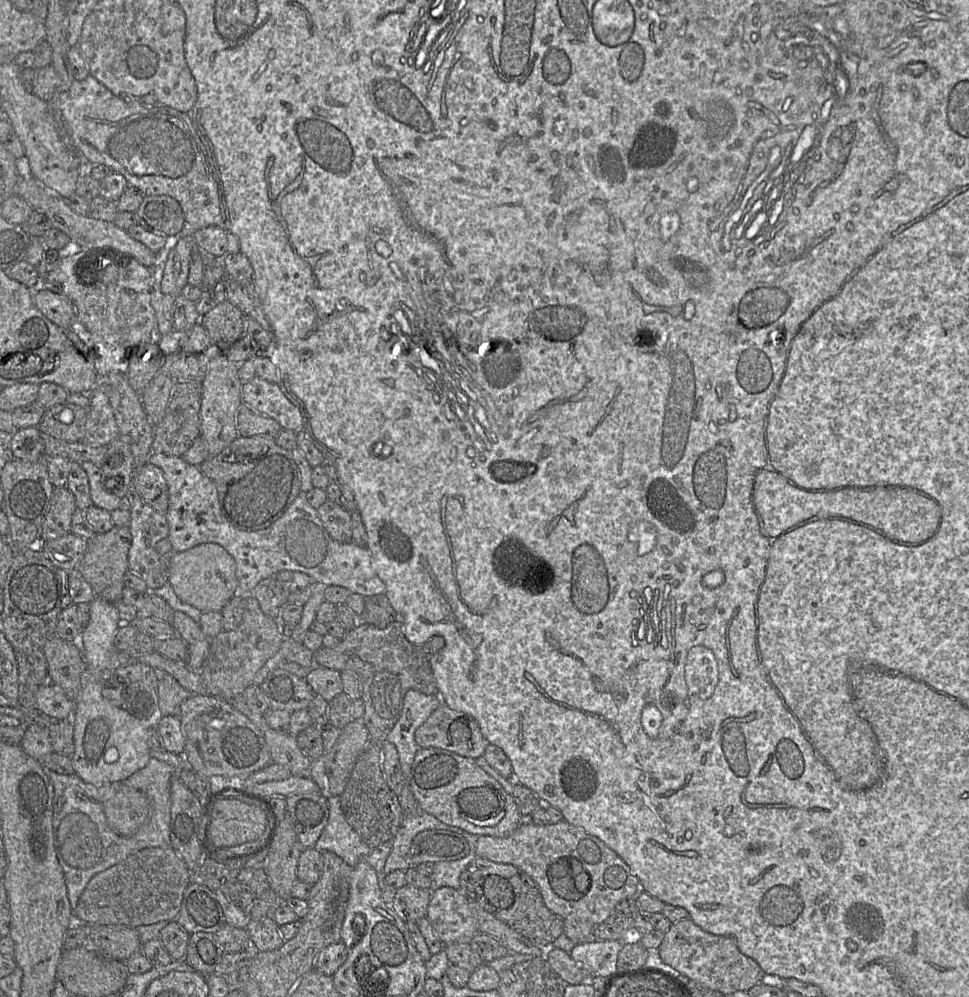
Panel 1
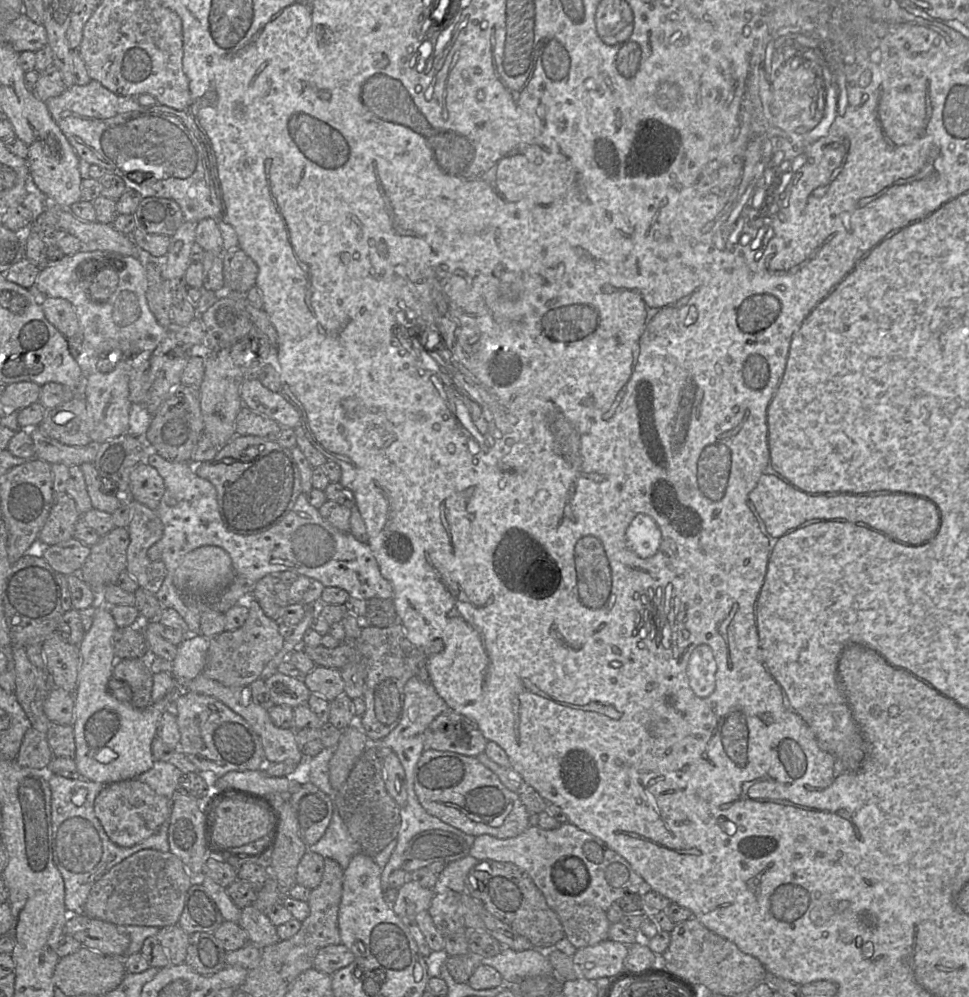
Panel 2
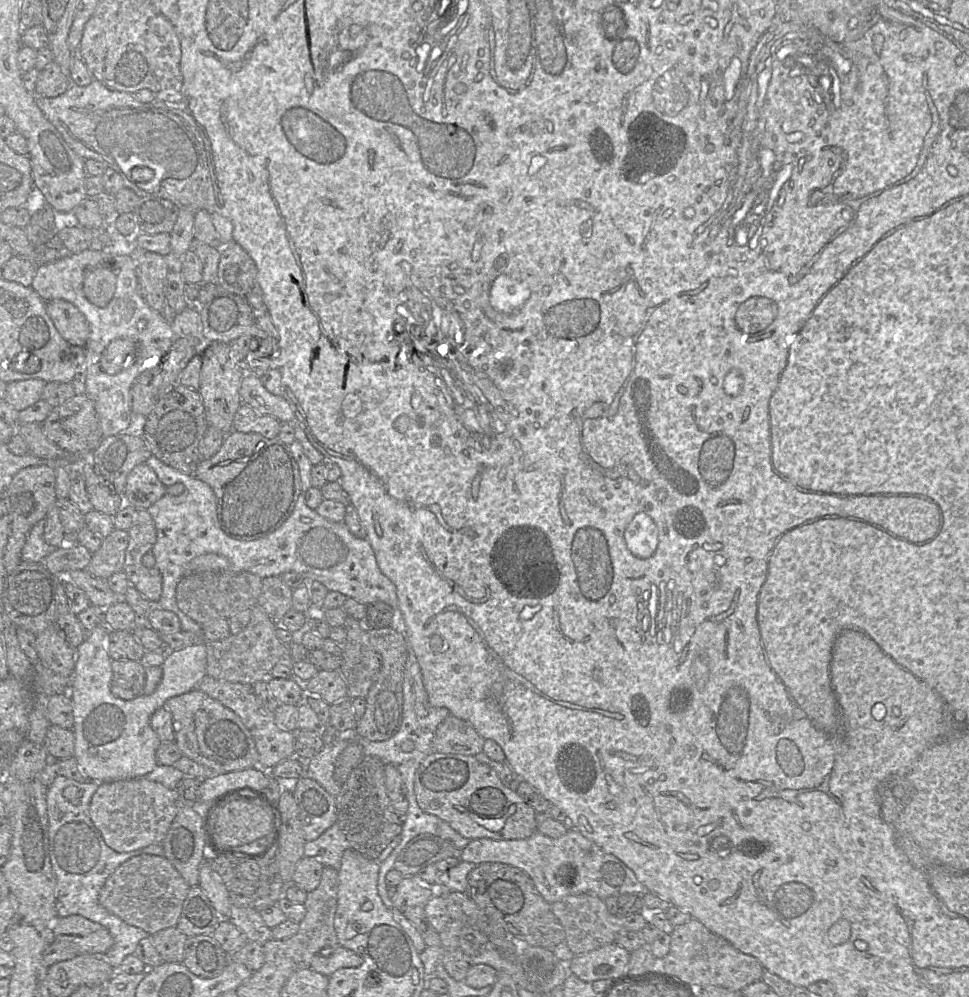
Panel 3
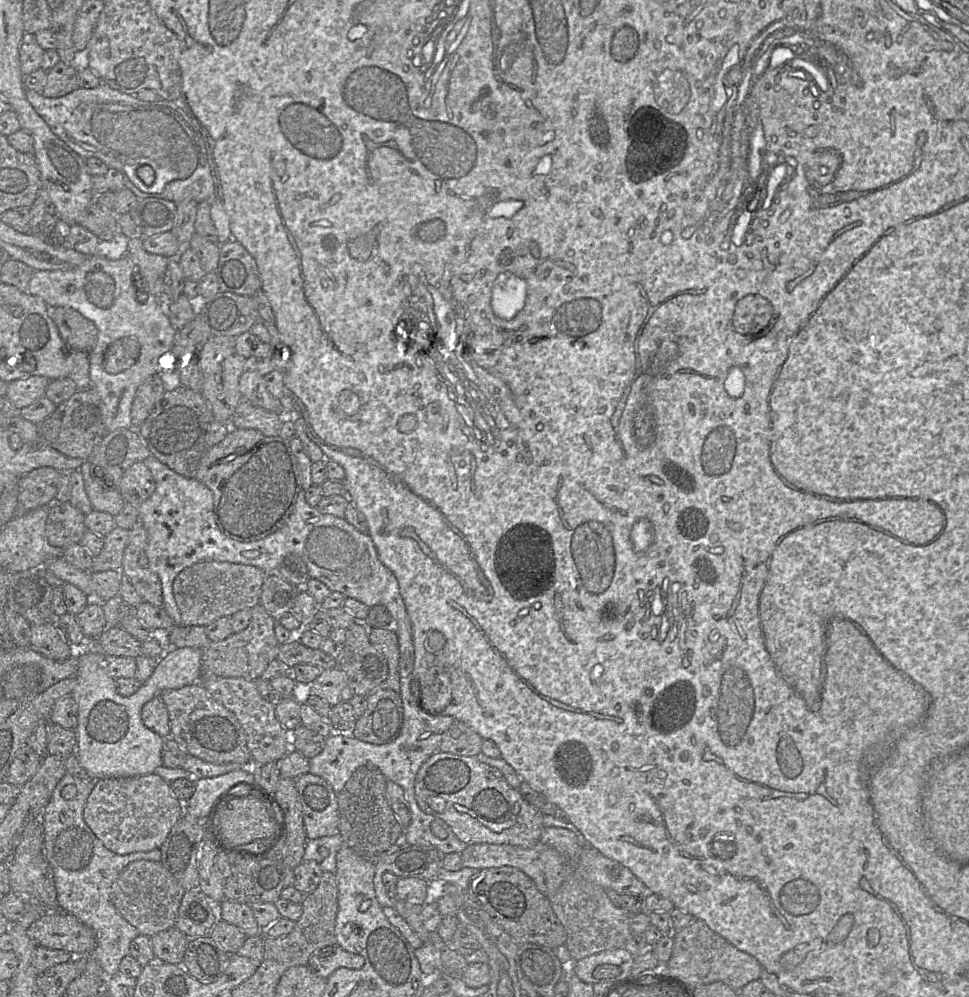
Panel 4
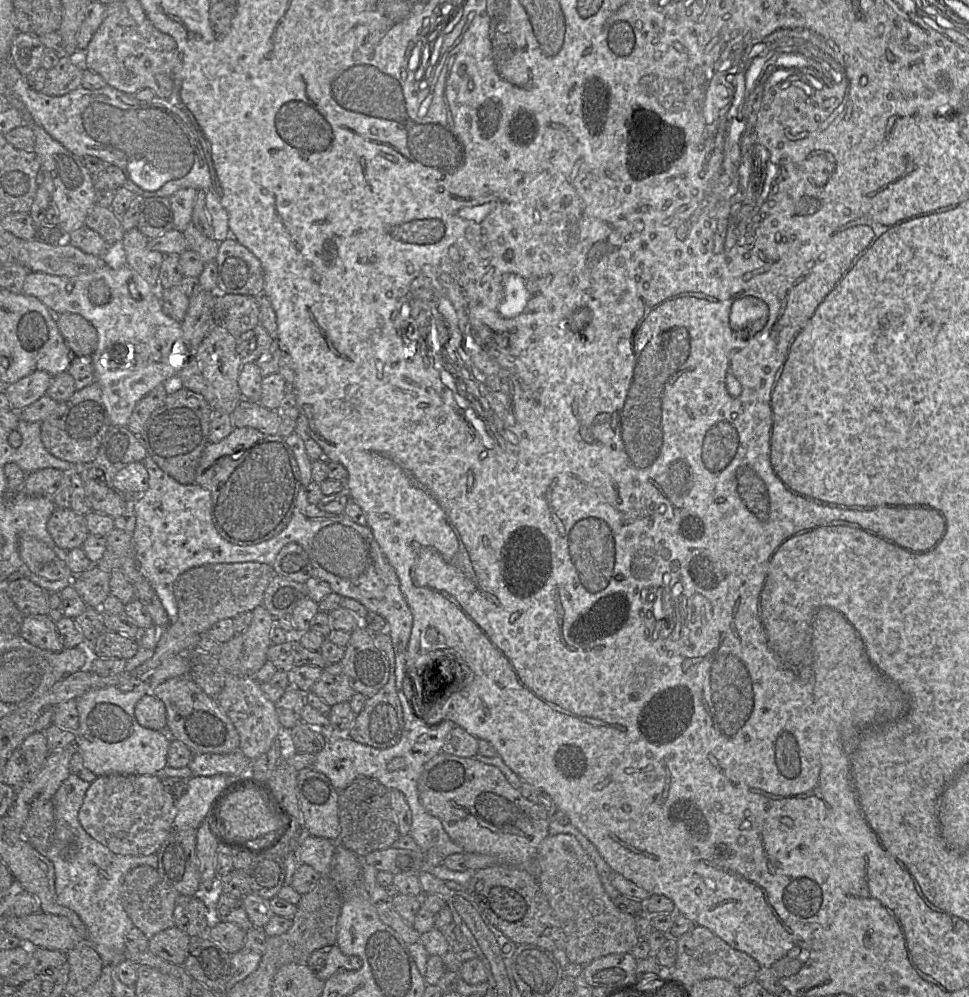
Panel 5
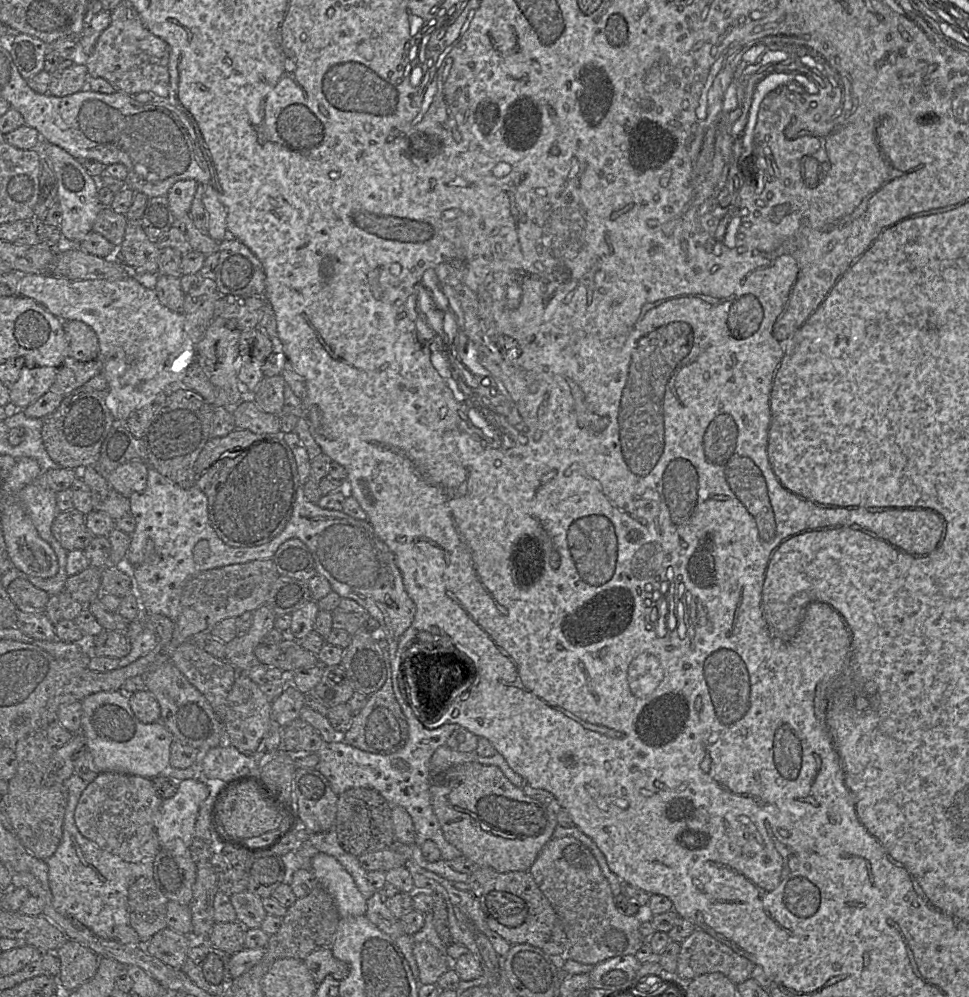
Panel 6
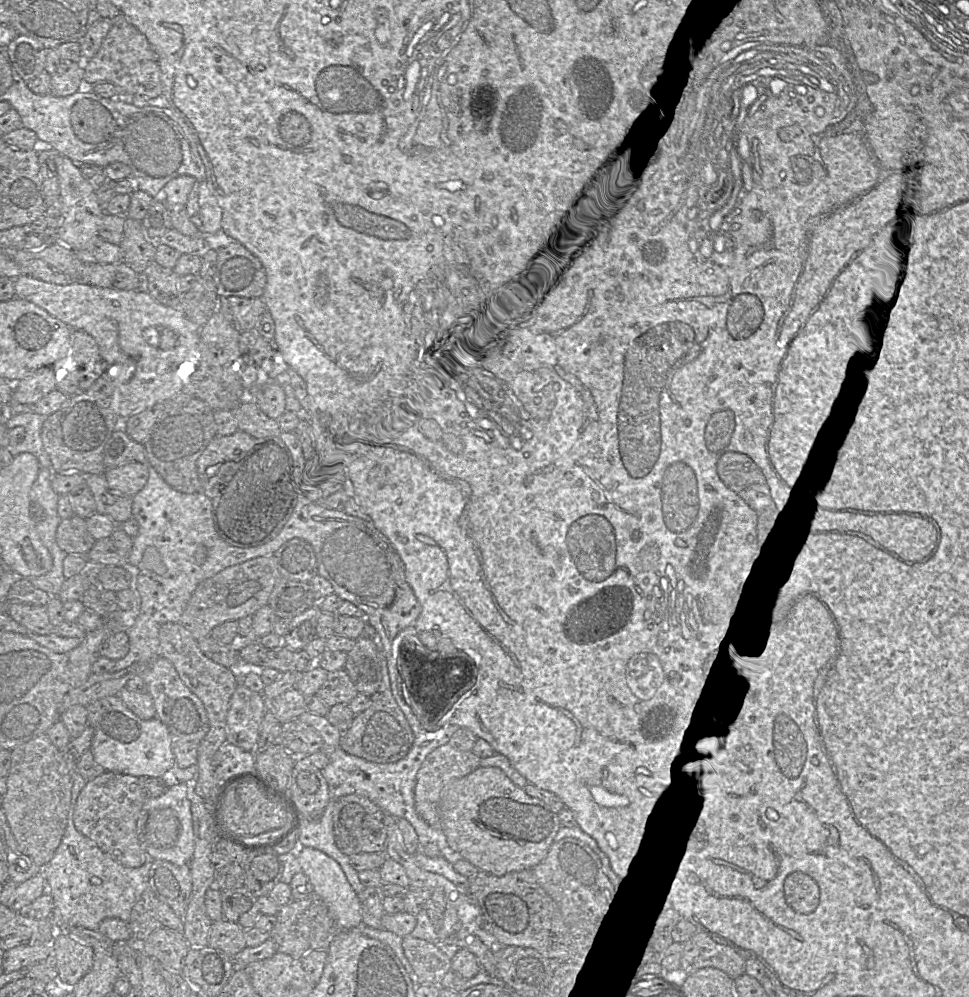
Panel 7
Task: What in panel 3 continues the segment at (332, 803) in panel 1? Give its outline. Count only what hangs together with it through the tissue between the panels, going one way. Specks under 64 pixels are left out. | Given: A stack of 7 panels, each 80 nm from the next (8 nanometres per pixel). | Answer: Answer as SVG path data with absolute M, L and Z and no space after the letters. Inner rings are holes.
M336 822L317 839L305 843L304 856L314 857L324 866L339 870L343 852L348 848L349 842Z

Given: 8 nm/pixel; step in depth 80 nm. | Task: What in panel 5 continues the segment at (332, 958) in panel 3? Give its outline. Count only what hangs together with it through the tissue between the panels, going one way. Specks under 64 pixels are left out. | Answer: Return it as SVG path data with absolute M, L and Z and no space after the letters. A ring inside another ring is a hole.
M326 946L314 951L306 966L320 980L326 981L338 971L356 971L361 967L361 960L356 956L348 956L336 946Z

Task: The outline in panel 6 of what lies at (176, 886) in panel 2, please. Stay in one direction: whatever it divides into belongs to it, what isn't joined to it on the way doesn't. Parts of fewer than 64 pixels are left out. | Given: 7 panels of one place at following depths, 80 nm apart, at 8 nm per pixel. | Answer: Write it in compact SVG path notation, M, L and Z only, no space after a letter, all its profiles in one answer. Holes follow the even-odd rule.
M140 877L129 887L129 925L139 935L141 945L145 945L158 931L168 927L168 901L153 877Z

